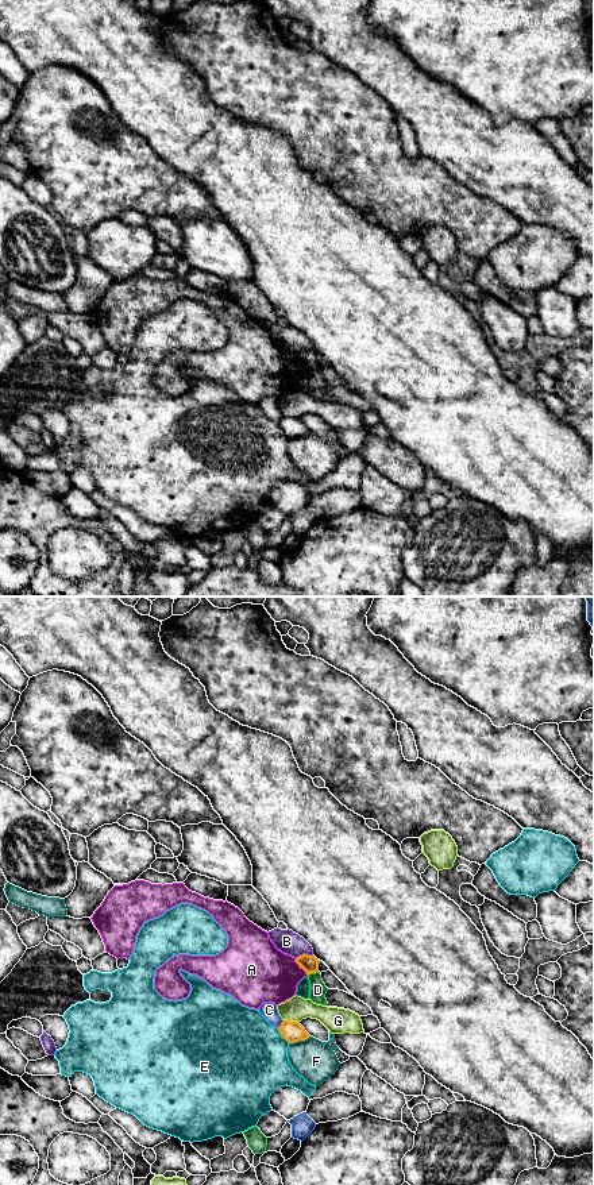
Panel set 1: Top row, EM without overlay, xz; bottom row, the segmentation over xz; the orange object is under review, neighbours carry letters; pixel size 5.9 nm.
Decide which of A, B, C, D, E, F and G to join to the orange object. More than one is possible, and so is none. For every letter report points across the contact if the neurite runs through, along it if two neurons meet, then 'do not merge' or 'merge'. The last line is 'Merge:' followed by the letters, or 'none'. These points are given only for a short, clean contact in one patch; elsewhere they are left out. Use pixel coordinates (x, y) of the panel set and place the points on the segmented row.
A: do not merge
B: do not merge
C: do not merge
D: along xz (317, 971), (308, 975) | do not merge
E: do not merge
F: do not merge
G: do not merge
Merge: none

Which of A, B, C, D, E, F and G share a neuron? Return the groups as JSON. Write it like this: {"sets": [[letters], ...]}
{"sets": [["A"], ["B"], ["C"], ["D"], ["E"], ["F"], ["G"]]}

